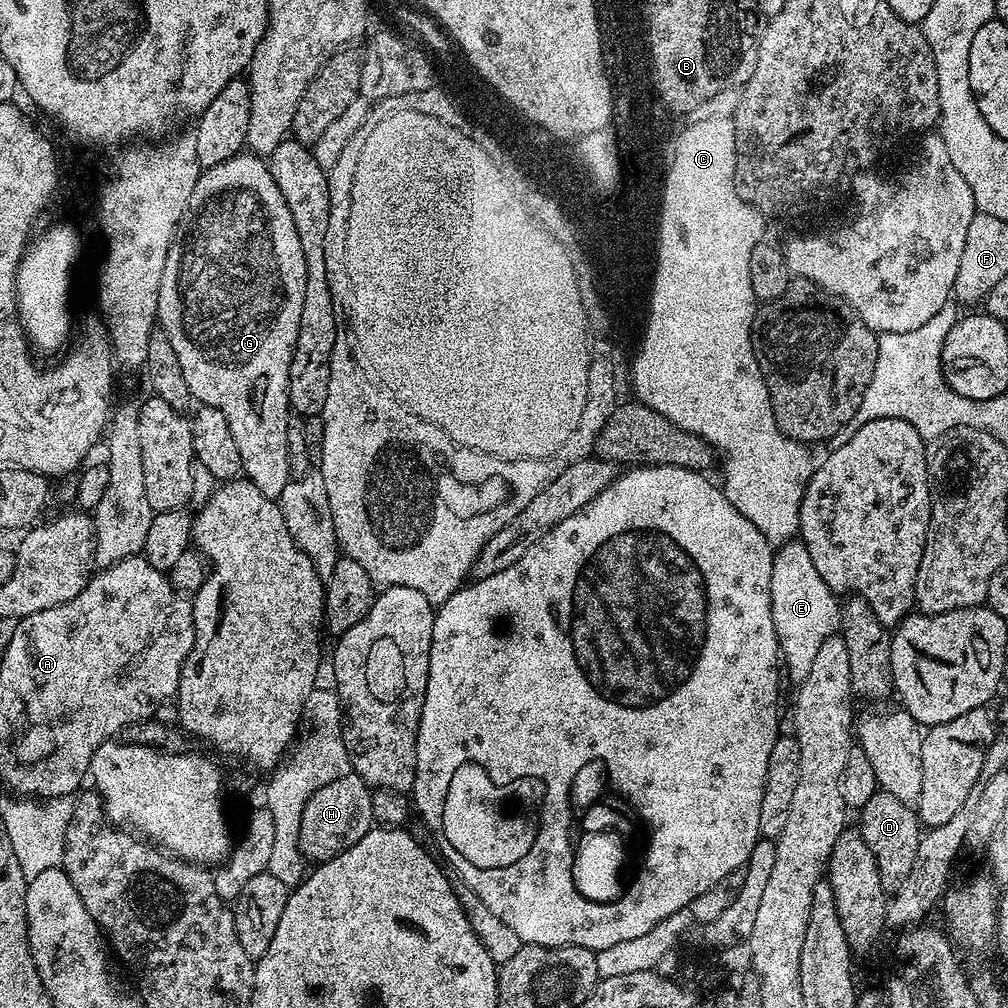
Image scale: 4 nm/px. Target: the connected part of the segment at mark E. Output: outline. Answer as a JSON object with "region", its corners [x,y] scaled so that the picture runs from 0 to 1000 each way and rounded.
{"region":[[[785,536],[767,551],[765,563],[765,612],[774,635],[775,652],[780,668],[793,679],[804,667],[812,644],[821,631],[833,622],[832,596],[808,563],[797,537]]]}

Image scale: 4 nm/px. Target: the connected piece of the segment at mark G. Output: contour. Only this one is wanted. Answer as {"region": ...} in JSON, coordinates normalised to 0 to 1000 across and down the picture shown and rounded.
{"region":[[[253,153],[246,155],[230,155],[219,163],[211,162],[198,172],[192,185],[192,192],[188,192],[188,200],[183,209],[183,215],[175,224],[175,231],[169,240],[169,248],[165,252],[165,264],[161,267],[161,284],[157,284],[158,324],[165,327],[165,335],[169,335],[169,343],[173,343],[173,351],[177,351],[177,363],[181,363],[181,372],[185,375],[185,383],[188,383],[191,398],[201,403],[212,403],[224,411],[224,419],[228,419],[228,428],[232,431],[232,439],[240,449],[241,471],[264,494],[277,497],[280,486],[284,486],[288,475],[288,458],[284,454],[284,423],[288,406],[286,404],[286,372],[288,359],[296,339],[296,323],[300,319],[300,295],[304,293],[304,256],[300,252],[300,240],[296,236],[296,224],[292,216],[288,216],[288,204],[284,204],[284,196],[280,196],[280,188],[276,188],[276,181],[268,173],[265,162]]]}

